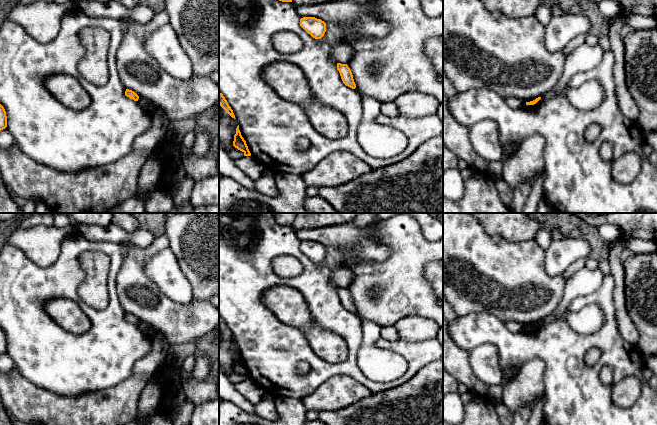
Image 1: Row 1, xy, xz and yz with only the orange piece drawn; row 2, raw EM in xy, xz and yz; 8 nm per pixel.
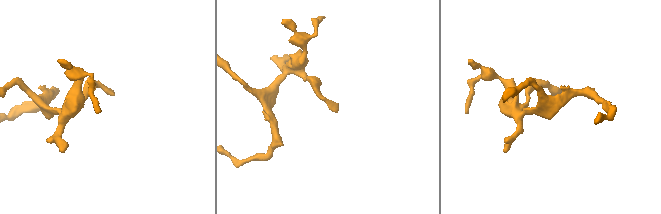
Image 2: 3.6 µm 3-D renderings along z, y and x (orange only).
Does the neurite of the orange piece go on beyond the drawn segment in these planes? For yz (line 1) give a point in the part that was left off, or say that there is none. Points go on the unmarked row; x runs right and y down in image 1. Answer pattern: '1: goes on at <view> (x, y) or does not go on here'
1: does not go on here

